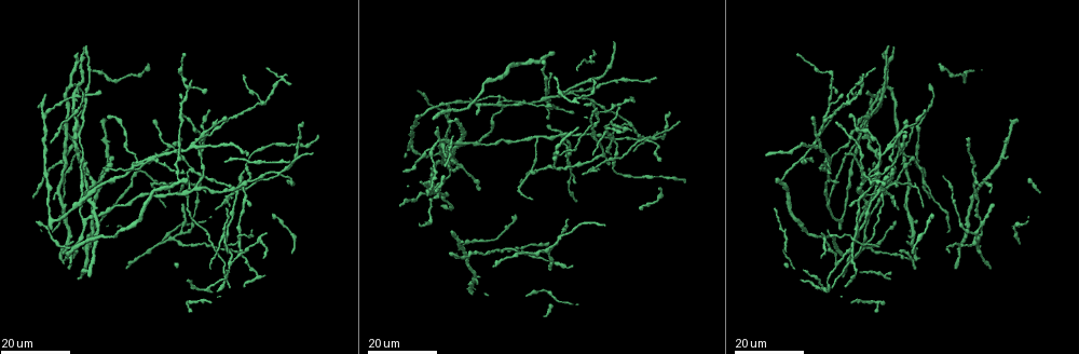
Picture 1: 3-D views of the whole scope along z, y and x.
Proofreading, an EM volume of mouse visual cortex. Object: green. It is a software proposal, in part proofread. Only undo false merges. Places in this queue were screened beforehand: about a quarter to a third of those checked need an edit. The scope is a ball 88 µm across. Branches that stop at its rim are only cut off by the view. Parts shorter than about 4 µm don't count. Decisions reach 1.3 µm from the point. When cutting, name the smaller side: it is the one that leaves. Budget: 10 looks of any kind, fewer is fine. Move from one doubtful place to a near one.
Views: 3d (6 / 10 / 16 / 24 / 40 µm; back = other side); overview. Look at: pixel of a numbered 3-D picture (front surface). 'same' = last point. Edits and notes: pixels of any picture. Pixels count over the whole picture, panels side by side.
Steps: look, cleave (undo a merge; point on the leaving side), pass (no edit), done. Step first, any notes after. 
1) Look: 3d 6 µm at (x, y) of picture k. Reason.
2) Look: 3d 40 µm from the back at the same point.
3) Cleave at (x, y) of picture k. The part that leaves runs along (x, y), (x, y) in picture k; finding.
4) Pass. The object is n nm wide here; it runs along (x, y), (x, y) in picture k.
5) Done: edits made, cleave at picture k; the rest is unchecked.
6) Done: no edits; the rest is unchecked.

Look: 3d 16 µm at (132, 168) of picture 1.

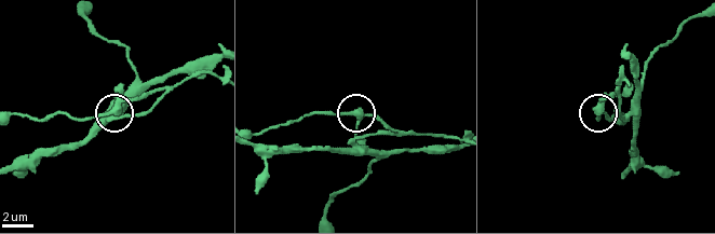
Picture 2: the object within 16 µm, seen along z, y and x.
Look: 3d 6 µm at (125, 102) of picture 2.

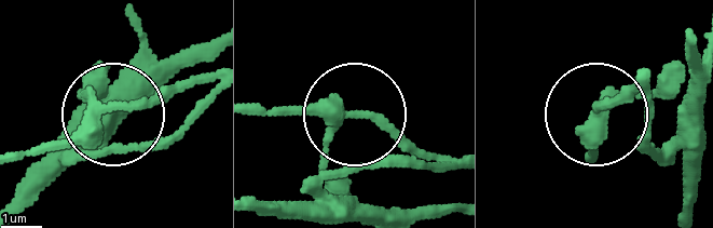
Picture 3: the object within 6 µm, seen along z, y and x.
Look: 3d 6 µm from the back at (348, 113) of picture 3. From behind.

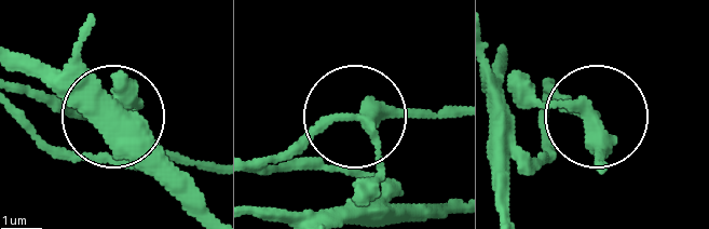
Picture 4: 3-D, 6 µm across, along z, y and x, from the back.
Pass. The side arm is 10 µm long; continuous, no second neuron.

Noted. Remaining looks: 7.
Look: 3d 16 µm at (203, 132) of picture 1. A fork.

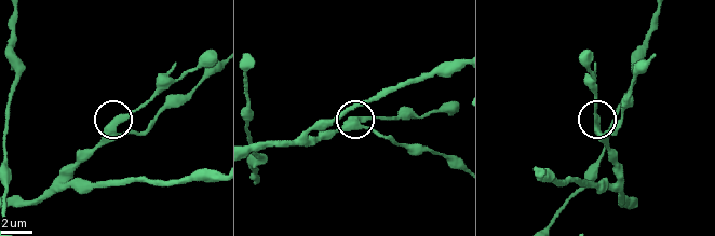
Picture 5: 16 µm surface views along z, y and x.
Look: 3d 6 µm at (356, 120) of picture 5.

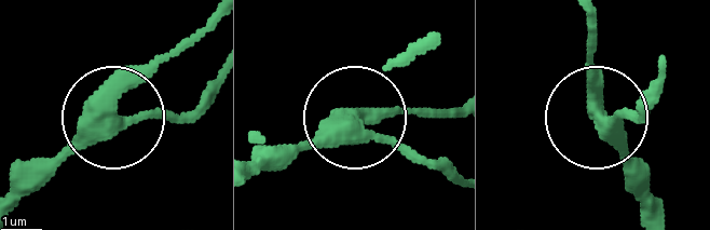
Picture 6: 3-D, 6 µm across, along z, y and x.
Pass. 3 arms meet here; it runs along (251, 177), (357, 119), (444, 108) in picture 6; one neuron here.

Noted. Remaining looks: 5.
Look: 3d 16 µm at (437, 152) of picture 1.

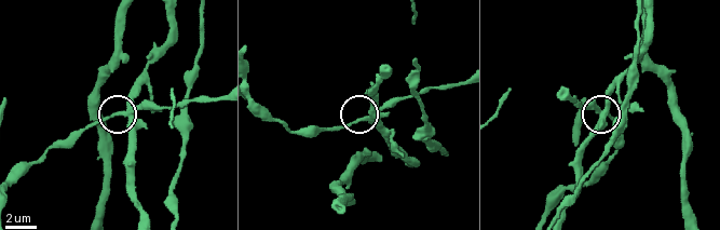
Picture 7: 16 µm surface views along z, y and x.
Look: 3d 10 µm at (122, 112) of picture 7.

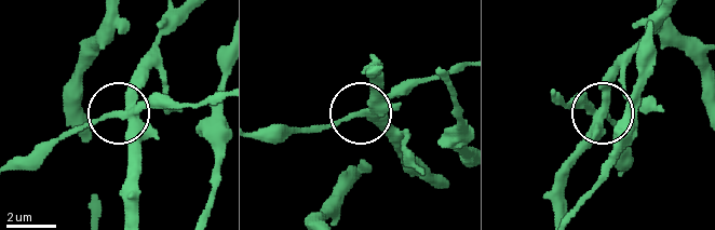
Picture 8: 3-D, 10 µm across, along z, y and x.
Pass. The side arm is 110 µm long; 4 arms meet here; one neuron here.

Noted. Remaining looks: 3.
Look: 3d 16 µm at (447, 177) of picture 1. Two arms in line, one across.

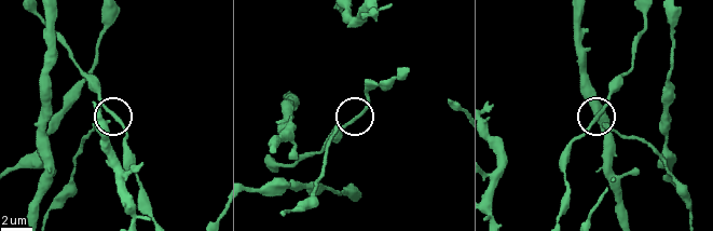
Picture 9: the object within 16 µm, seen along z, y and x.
Look: 3d 6 µm at (604, 111) of picture 9.

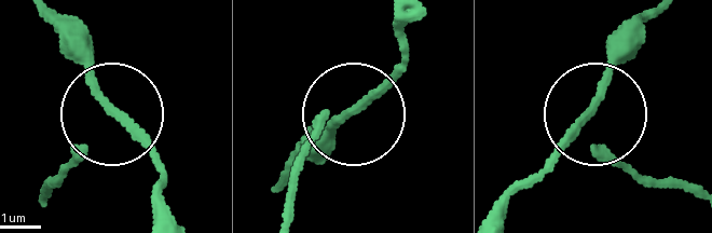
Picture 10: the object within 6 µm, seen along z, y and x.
Pass. 3 arms meet here; it runs along (418, 16), (397, 68), (287, 167) in picture 10; one neuron here.

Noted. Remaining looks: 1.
Done: no edits; the rest is unchecked.

